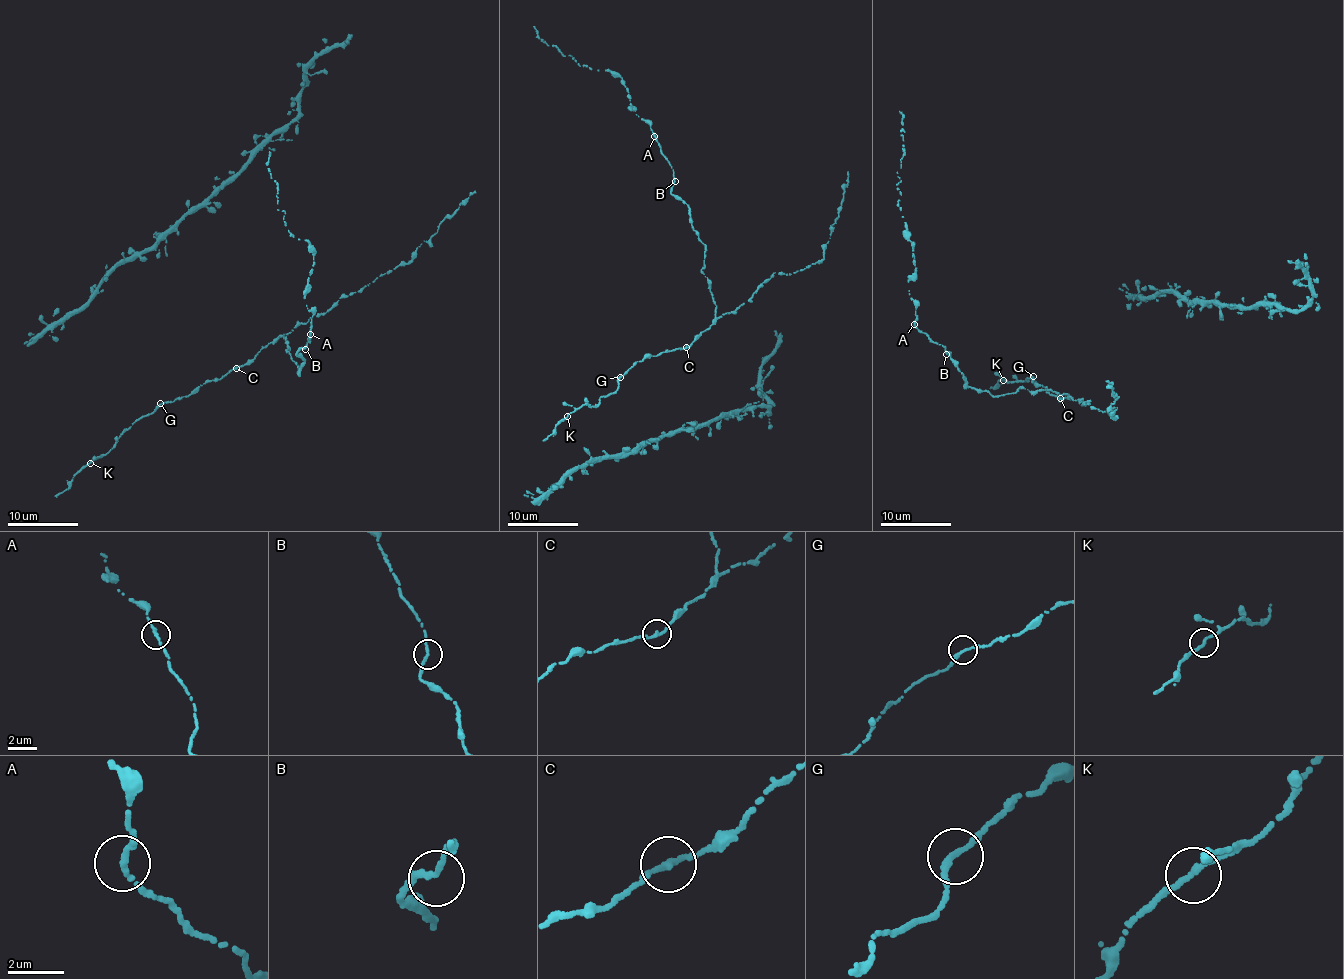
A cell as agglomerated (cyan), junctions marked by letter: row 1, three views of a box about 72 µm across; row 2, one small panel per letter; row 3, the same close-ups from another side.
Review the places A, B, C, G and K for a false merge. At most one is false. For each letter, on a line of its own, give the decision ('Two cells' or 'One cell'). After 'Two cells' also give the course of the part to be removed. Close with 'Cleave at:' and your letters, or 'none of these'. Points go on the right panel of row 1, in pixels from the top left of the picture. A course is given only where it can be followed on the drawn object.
A: One cell
B: One cell
C: One cell
G: One cell
K: One cell
Cleave at: none of these

